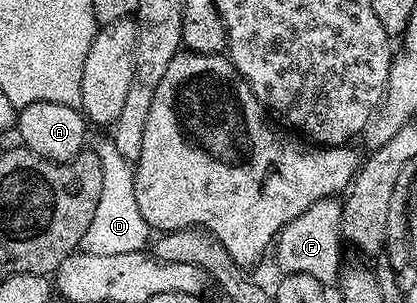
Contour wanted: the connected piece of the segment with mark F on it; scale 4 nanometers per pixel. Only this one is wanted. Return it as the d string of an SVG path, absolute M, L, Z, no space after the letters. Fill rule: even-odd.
M330 197L314 202L299 218L294 218L282 228L274 244L274 255L281 271L309 274L322 284L333 285L342 269L342 220L341 201Z

